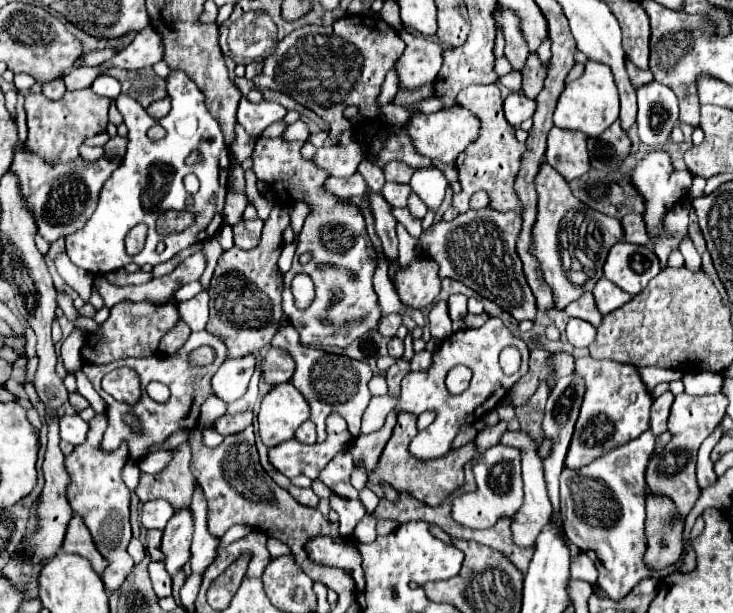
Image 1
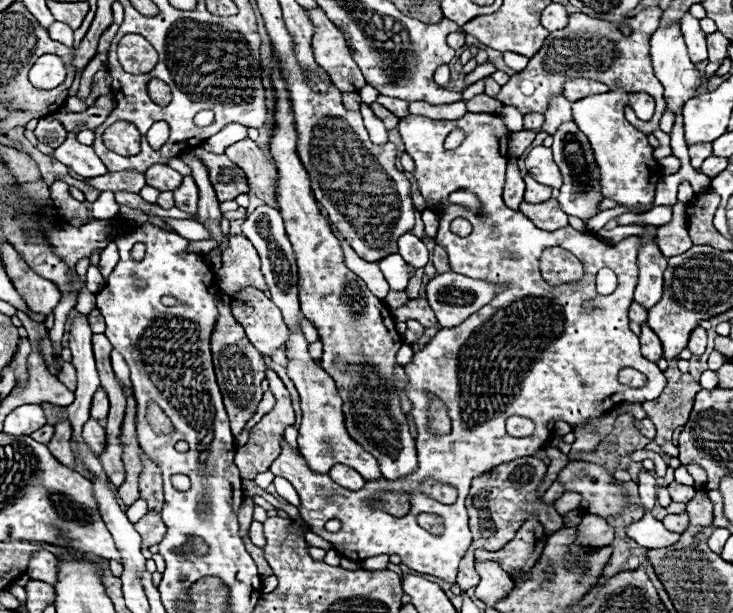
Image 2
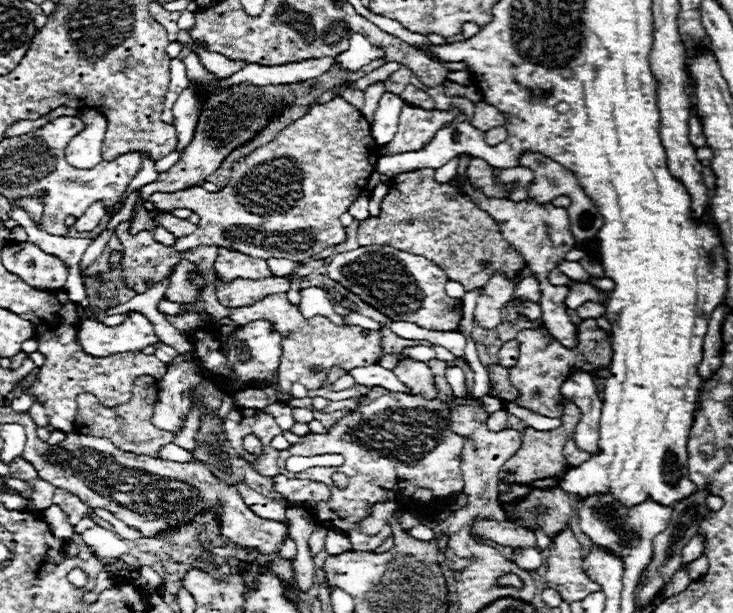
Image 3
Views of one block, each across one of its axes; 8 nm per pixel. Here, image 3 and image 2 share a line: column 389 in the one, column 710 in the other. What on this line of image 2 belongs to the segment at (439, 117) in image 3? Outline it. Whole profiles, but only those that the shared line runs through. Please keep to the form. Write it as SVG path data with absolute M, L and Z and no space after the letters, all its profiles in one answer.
M706 142L706 144L694 144L694 146L688 146L690 150L690 162L692 162L692 168L698 170L702 166L702 162L712 154L712 144Z

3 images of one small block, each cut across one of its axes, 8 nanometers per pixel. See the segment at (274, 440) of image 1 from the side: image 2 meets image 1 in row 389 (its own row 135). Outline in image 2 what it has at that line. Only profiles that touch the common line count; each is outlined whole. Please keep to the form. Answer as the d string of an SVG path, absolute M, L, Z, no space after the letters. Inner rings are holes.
M274 58L272 62L272 82L276 88L276 116L274 116L274 132L270 138L270 152L274 156L274 162L278 164L278 206L280 206L280 214L284 218L284 226L286 226L286 234L292 242L292 248L296 252L296 260L298 260L298 272L300 272L300 308L302 314L314 322L314 326L320 332L320 342L324 344L324 354L320 358L322 368L334 378L336 388L344 400L344 420L346 420L346 430L350 432L350 436L354 440L358 440L358 444L362 444L370 454L374 454L374 458L380 462L380 470L384 474L386 480L398 480L402 476L410 476L418 470L418 458L416 458L416 448L414 448L414 438L408 430L406 424L406 416L400 412L400 398L394 392L394 384L392 384L392 370L396 366L396 352L402 346L402 338L398 344L398 334L392 328L386 328L386 320L388 326L392 324L392 316L388 312L388 308L384 306L384 302L380 298L376 298L364 284L364 280L360 280L356 274L352 274L346 264L344 264L344 252L340 246L340 240L332 234L326 218L320 214L320 208L314 200L312 188L310 188L310 180L308 180L308 172L304 170L302 162L298 160L296 154L296 130L294 130L294 118L290 116L290 102L288 102L288 92L286 92L286 84L284 78L280 74L280 64ZM334 354L342 354L342 358L348 360L348 374L338 372L338 368L334 366Z

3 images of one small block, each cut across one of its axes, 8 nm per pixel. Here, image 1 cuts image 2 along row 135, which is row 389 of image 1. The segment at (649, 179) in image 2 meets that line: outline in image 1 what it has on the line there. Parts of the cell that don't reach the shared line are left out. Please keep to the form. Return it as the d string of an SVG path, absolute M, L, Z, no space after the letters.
M584 356L576 358L576 374L584 378L586 394L576 422L574 438L566 456L568 468L582 468L590 464L594 458L600 458L602 454L608 454L610 450L622 446L624 442L638 438L642 432L648 430L650 406L652 406L650 394L632 364L620 364L612 360L596 360Z

